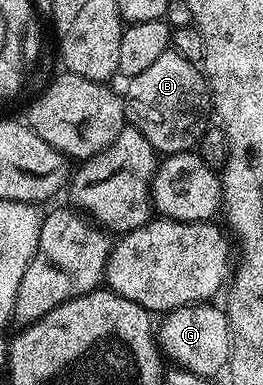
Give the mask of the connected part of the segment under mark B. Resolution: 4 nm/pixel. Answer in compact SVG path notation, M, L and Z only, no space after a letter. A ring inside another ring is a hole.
M174 49L161 53L161 57L157 57L157 61L149 65L149 69L144 69L142 73L137 73L137 77L126 80L125 86L127 86L126 118L130 126L135 127L160 156L166 157L192 150L202 135L207 132L209 126L207 114L210 116L213 111L207 76L203 74L200 64L185 61L185 57L181 57L181 53L177 53Z

